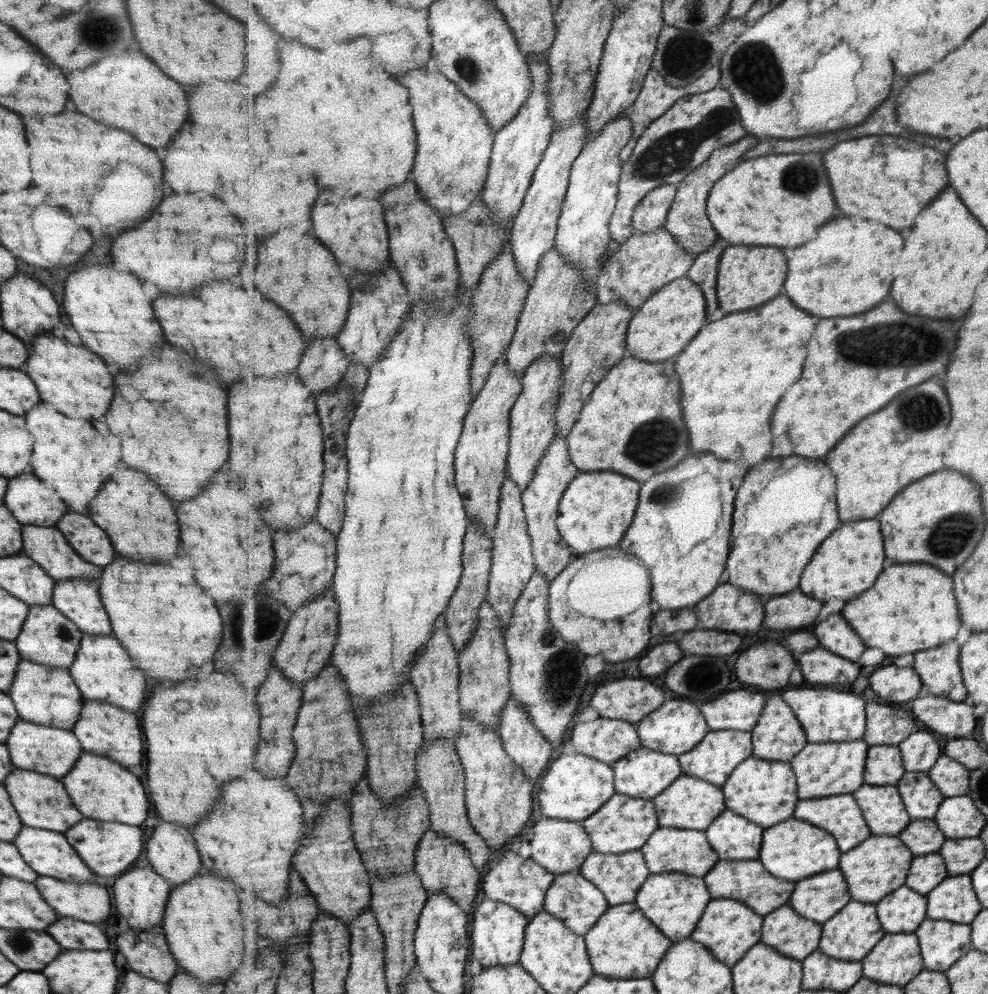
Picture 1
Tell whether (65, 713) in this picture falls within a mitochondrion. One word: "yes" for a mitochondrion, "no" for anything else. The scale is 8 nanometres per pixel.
no

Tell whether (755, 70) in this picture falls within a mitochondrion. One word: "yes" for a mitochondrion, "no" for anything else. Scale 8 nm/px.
yes

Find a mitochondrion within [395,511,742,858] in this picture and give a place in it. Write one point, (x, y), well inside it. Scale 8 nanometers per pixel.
(558, 673)

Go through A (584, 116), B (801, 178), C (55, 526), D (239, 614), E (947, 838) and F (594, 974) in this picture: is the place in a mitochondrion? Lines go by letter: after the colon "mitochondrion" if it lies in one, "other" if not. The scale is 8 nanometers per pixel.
A: other
B: mitochondrion
C: other
D: mitochondrion
E: other
F: other

